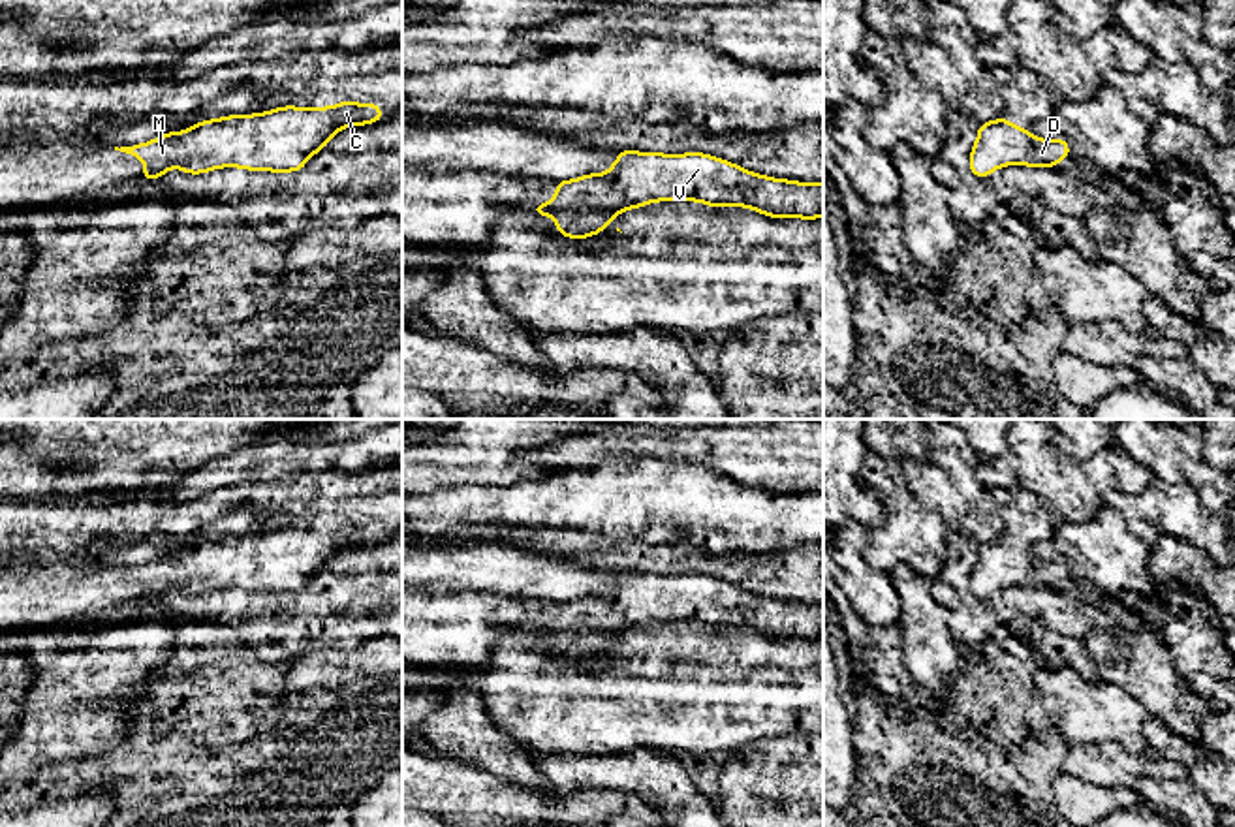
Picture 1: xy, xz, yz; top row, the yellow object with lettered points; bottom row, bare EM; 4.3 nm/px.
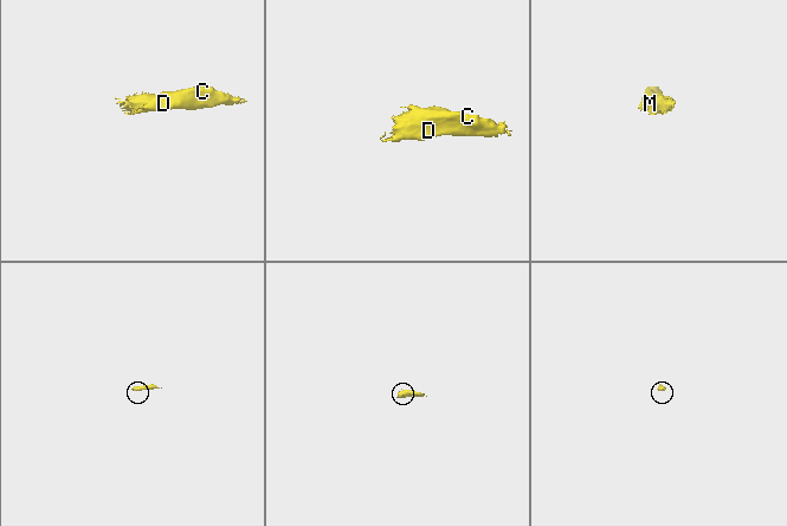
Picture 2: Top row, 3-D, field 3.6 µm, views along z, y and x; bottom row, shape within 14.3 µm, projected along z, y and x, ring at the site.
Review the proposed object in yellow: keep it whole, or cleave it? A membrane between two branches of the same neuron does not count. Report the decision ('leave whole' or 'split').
leave whole

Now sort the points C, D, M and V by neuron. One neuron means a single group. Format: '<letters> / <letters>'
C D M V

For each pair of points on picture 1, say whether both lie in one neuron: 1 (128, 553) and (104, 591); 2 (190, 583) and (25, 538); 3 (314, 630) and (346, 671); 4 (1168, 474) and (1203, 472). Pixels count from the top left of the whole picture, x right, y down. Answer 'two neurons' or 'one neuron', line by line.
1: two neurons
2: one neuron
3: two neurons
4: one neuron

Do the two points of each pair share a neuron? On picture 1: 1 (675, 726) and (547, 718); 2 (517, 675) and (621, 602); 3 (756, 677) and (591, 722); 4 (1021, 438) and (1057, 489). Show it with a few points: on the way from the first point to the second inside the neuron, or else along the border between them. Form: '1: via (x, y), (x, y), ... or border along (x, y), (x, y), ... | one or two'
1: via (643, 722), (579, 722) | one
2: border along (602, 653), (576, 660), (557, 655) | two
3: via (715, 696), (702, 703), (653, 705), (632, 718) | one
4: via (1034, 452), (1053, 476) | one

